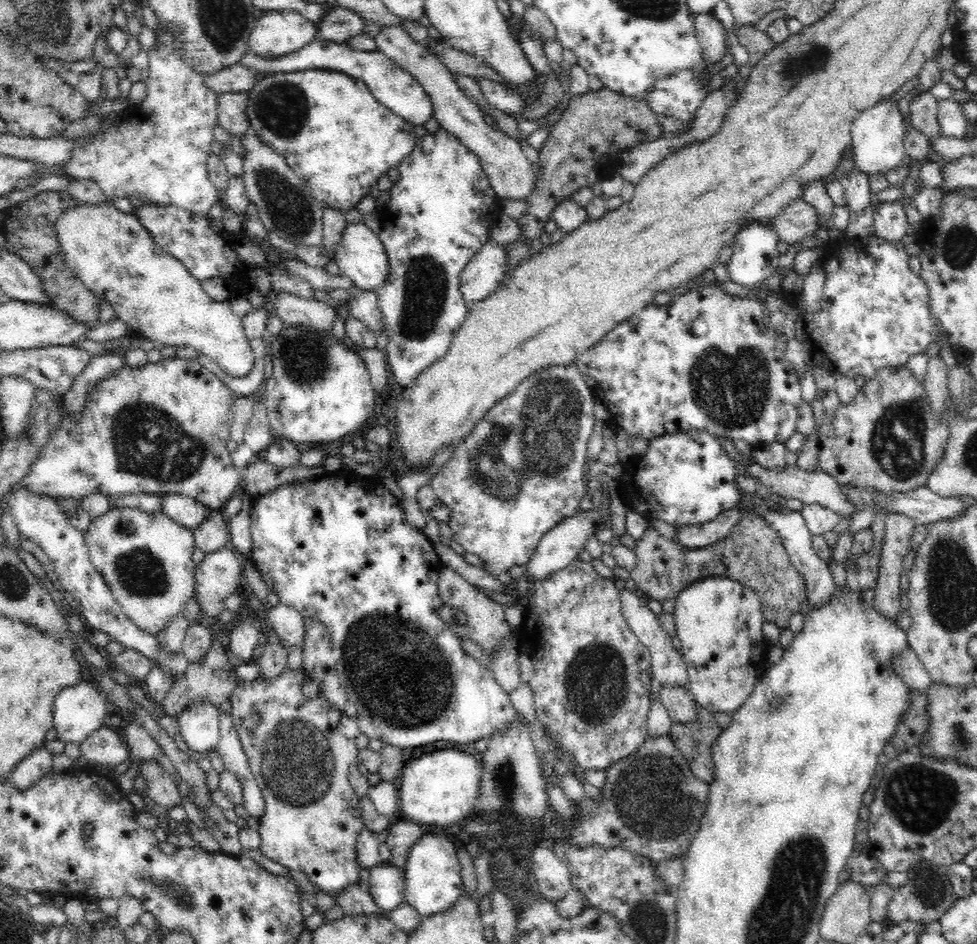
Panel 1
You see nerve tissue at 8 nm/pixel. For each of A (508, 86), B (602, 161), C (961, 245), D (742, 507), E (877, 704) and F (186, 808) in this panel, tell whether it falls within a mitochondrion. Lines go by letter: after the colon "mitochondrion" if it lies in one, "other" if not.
A: other
B: mitochondrion
C: mitochondrion
D: other
E: other
F: other

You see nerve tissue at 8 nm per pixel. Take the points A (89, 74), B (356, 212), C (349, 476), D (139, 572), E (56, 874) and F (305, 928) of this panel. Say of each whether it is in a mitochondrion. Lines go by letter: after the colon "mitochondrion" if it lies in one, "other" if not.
A: other
B: other
C: other
D: mitochondrion
E: other
F: other

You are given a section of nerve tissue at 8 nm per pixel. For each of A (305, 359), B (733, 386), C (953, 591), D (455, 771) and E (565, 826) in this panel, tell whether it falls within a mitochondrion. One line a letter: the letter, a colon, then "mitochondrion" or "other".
A: mitochondrion
B: mitochondrion
C: mitochondrion
D: other
E: mitochondrion

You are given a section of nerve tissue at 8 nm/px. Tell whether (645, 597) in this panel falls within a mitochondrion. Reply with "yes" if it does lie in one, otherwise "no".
no

